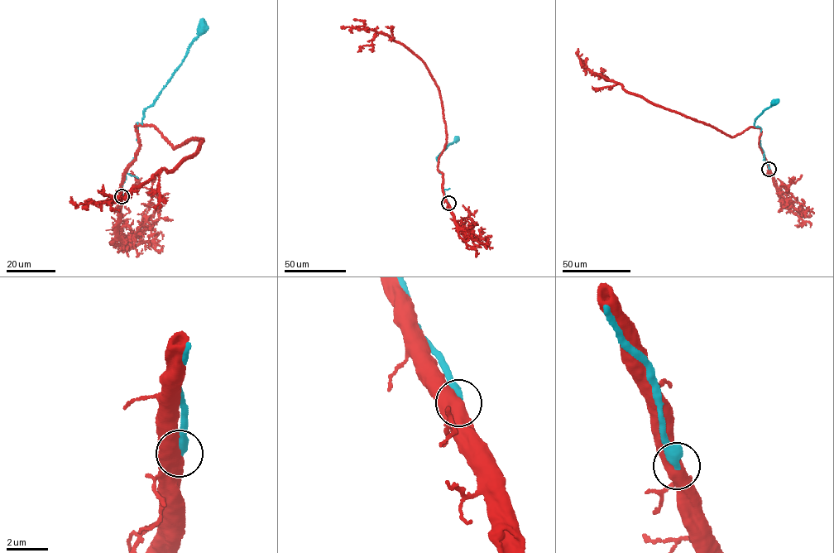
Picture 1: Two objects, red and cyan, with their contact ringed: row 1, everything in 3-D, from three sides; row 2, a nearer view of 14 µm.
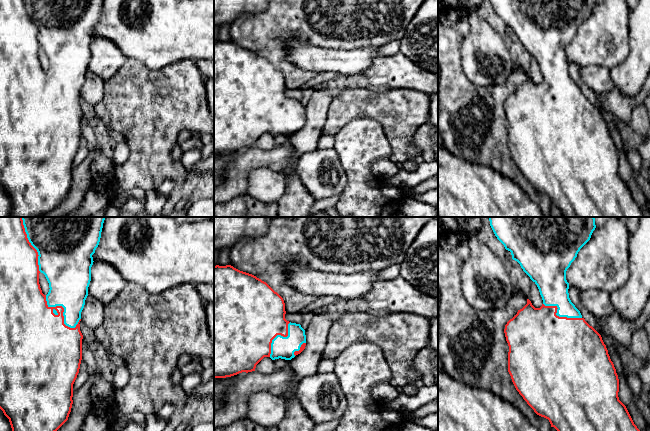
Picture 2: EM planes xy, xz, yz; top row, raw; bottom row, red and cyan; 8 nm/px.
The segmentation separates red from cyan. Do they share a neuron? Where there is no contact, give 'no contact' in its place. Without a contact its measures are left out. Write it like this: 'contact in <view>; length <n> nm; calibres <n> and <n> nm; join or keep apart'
contact in xy; length 360 nm; calibres 340 and 340 nm; join

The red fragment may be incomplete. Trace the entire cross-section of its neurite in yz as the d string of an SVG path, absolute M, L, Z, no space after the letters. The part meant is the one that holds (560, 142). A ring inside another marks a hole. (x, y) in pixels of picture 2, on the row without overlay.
M490 0L497 15L504 21L505 25L511 28L512 35L517 37L523 47L537 61L543 80L535 84L527 75L527 80L505 101L504 109L509 122L508 148L512 158L534 188L549 196L551 203L554 203L561 211L562 217L644 217L642 208L634 200L626 182L619 176L619 155L613 138L610 135L606 121L601 111L590 102L582 93L580 87L575 83L569 74L569 59L566 56L566 47L577 33L580 25L590 16L595 0Z

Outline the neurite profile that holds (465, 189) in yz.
M438 147L438 217L545 217L539 206L511 179Z

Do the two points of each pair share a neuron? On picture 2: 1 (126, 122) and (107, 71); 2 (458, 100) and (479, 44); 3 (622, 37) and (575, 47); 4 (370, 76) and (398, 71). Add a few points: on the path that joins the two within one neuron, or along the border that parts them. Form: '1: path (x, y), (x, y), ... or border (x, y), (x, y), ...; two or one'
1: border (126, 60), (105, 81); two
2: border (460, 54), (465, 75), (473, 83), (487, 87); two
3: path (610, 37), (605, 37), (587, 47); one
4: path (377, 76), (391, 72); one

